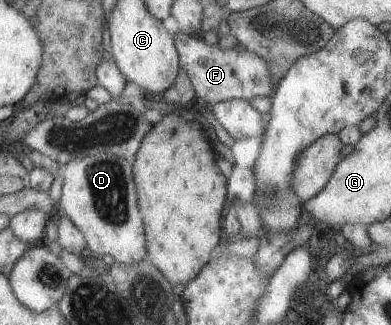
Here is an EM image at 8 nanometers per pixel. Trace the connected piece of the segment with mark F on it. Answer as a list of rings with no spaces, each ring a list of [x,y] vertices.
[[[177,31],[172,39],[180,69],[187,75],[194,97],[207,102],[208,106],[233,99],[247,102],[257,97],[271,99],[276,81],[270,77],[266,62],[261,56],[240,46],[223,49],[217,44],[207,45],[201,37],[189,36],[181,31]]]

